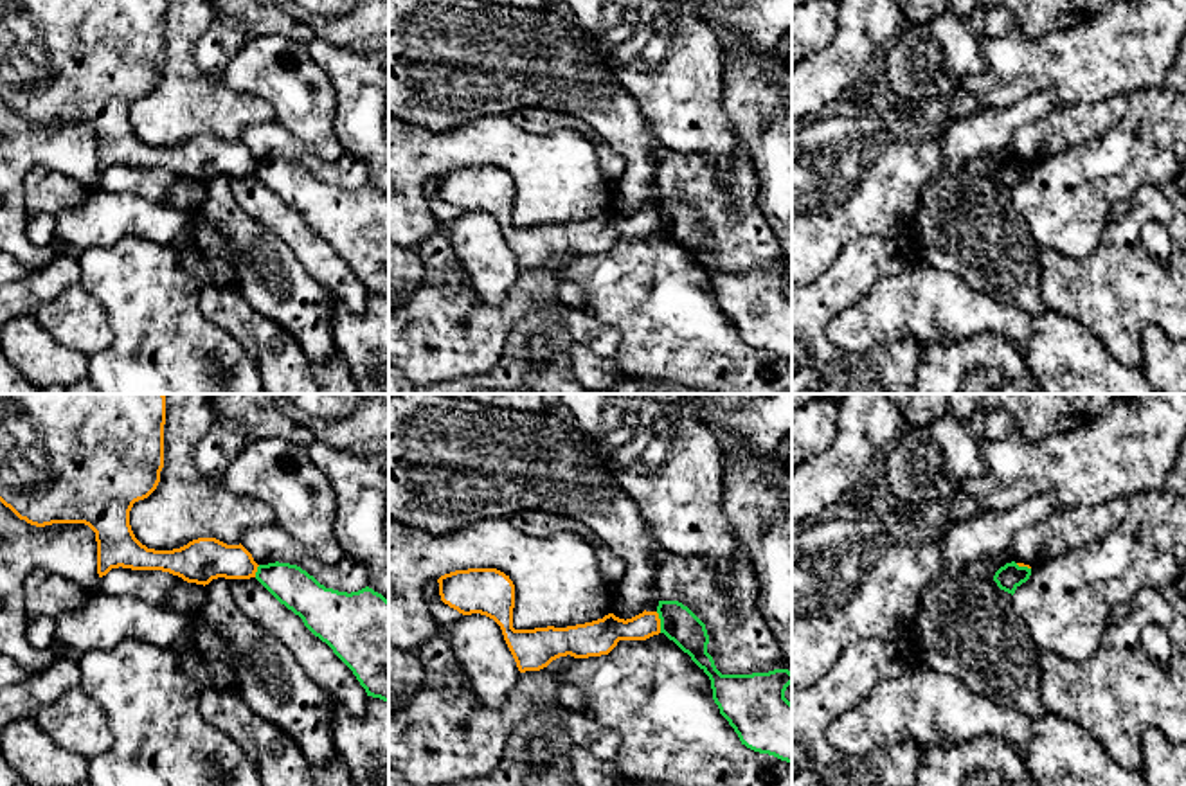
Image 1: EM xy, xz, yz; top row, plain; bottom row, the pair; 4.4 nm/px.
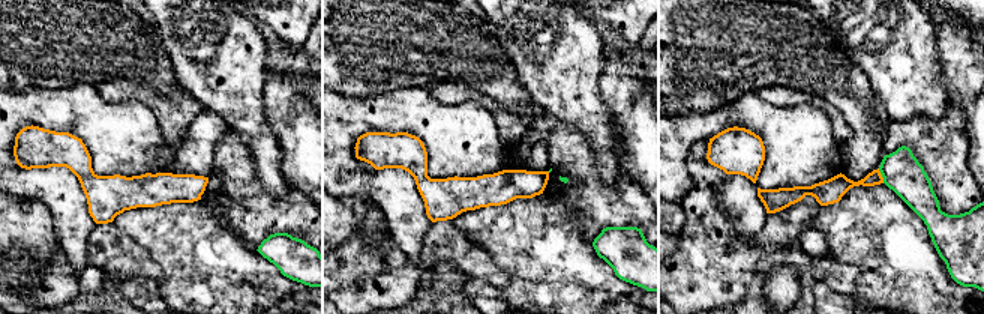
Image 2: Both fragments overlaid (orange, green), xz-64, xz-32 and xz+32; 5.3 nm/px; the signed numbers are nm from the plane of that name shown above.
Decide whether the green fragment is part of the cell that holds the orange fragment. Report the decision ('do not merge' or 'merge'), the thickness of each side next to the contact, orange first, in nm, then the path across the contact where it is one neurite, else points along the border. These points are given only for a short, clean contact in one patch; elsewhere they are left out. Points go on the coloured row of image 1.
do not merge | 140/160 nm | along xz (655, 612), (661, 632)

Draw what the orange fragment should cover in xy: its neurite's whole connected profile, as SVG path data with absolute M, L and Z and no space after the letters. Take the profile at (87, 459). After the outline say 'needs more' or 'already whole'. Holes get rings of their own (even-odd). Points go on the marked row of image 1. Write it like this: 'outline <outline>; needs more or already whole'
outline M0 394L0 502L20 520L36 527L88 525L95 532L99 577L119 567L162 570L203 586L218 577L256 577L259 565L241 543L227 545L216 538L198 538L180 549L155 550L135 538L130 511L135 502L148 498L160 482L164 424L164 394Z; already whole

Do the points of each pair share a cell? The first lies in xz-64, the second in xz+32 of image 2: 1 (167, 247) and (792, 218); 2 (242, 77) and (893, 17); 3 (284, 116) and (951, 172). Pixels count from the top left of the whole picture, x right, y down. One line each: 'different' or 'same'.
1: different
2: same
3: different

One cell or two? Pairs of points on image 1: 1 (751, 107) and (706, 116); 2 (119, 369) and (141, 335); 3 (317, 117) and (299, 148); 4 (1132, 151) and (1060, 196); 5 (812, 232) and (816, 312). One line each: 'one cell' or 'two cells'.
1: two cells
2: one cell
3: two cells
4: one cell
5: two cells

